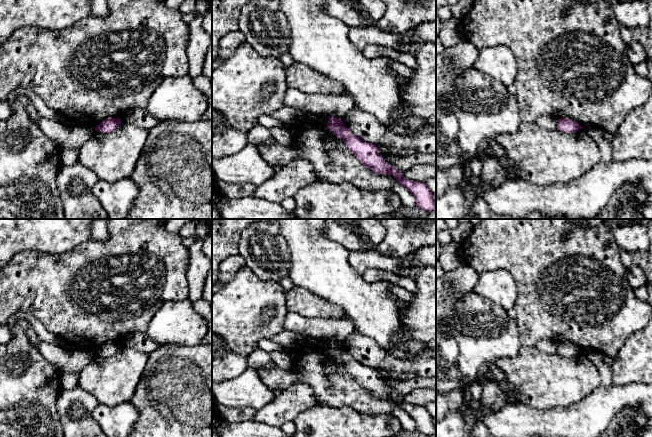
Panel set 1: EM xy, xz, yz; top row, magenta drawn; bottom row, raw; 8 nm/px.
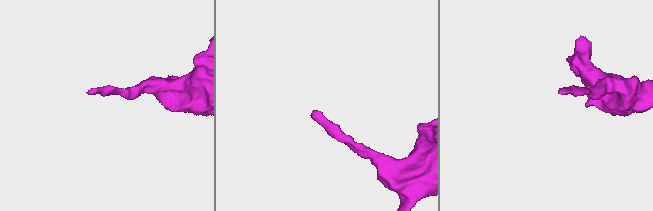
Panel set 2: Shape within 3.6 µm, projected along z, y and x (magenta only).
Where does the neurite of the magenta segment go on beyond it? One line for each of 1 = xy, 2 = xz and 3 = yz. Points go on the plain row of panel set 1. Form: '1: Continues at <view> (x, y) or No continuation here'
1: No continuation here
2: No continuation here
3: No continuation here

